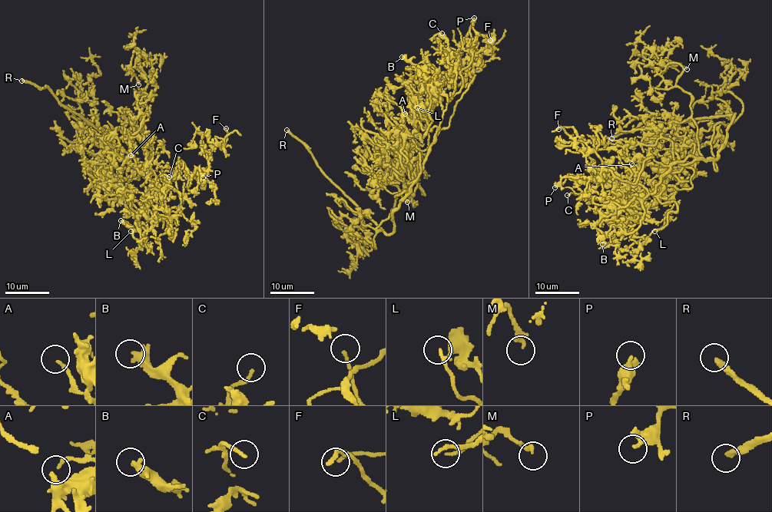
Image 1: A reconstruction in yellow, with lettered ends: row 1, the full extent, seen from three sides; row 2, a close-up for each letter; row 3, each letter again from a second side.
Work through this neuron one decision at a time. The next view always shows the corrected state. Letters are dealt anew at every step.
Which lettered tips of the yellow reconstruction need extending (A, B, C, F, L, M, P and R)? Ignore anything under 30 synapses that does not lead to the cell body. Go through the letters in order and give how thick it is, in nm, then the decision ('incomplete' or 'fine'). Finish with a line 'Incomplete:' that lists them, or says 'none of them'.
A: calibre 170 nm; fine
B: calibre 280 nm; fine
C: calibre 140 nm; fine
F: calibre 140 nm; fine
L: calibre 150 nm; incomplete
M: calibre 190 nm; fine
P: calibre 200 nm; fine
R: calibre 300 nm; incomplete
Incomplete: L, R

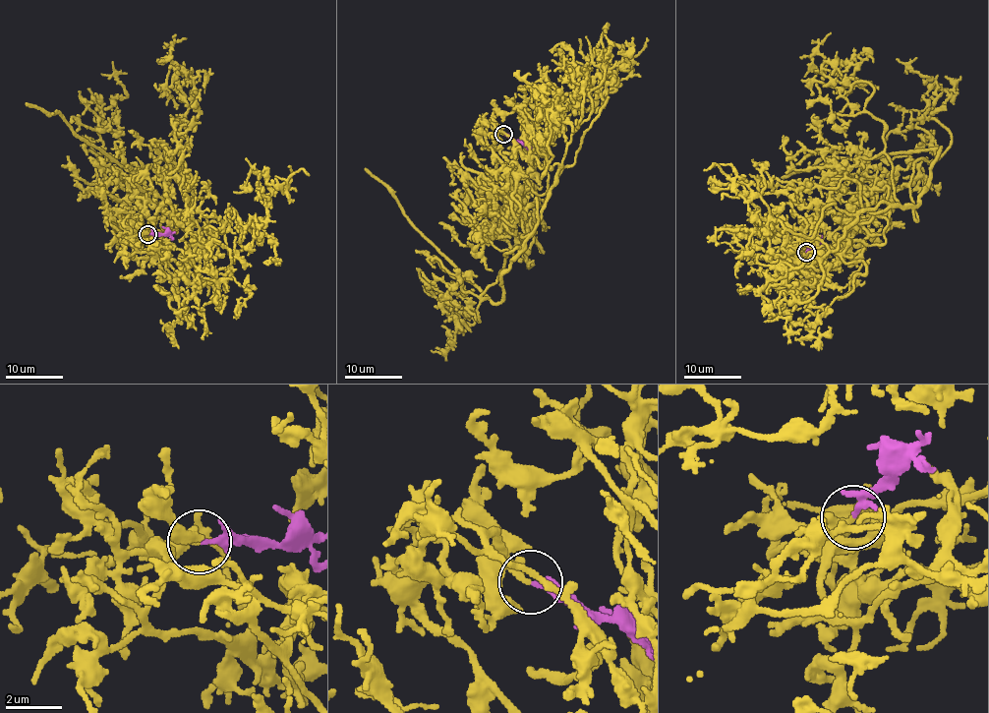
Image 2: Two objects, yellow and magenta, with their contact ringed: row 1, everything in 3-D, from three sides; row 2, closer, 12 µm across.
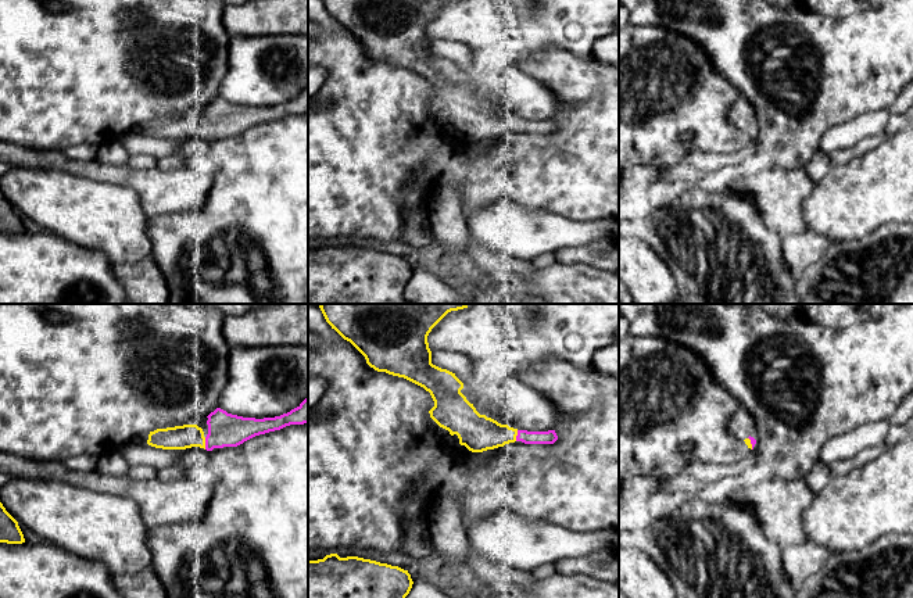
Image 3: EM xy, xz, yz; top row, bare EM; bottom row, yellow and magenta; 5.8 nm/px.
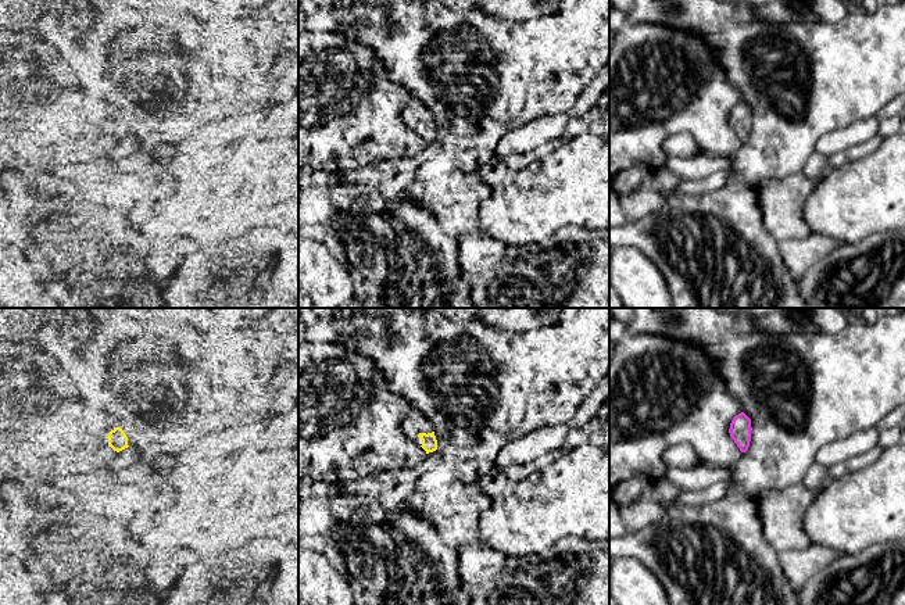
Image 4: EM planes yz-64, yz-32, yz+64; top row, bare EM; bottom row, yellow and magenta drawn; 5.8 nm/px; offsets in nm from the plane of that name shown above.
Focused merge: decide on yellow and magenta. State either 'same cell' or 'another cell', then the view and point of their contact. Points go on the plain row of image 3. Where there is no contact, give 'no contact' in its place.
same cell; meets yellow in xy at (204, 132)

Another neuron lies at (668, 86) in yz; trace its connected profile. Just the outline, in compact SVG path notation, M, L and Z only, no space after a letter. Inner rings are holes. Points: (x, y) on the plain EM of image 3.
M626 25L619 31L619 171L638 164L655 165L665 171L684 162L694 151L733 154L744 148L751 137L728 118L728 108L740 96L738 89L713 69L706 53L691 37L662 25Z

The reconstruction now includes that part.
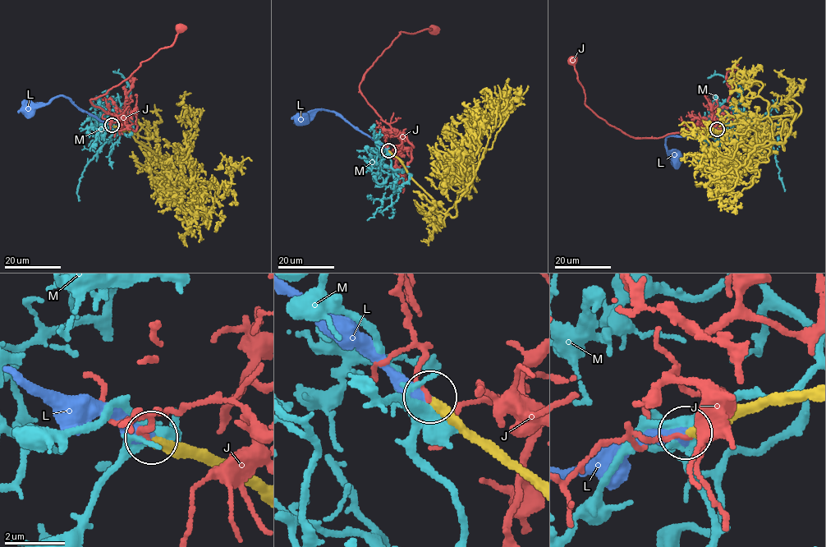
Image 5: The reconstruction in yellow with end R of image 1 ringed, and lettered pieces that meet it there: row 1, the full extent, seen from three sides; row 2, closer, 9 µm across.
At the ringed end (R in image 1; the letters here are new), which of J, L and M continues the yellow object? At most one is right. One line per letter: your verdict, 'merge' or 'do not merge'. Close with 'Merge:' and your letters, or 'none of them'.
J: do not merge
L: merge
M: do not merge
Merge: L

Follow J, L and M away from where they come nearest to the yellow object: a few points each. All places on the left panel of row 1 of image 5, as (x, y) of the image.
J: (111, 126), (121, 112), (122, 116), (107, 113), (91, 98), (169, 47), (180, 29)
L: (112, 125), (78, 108), (68, 98), (61, 96), (52, 98), (30, 112), (28, 109)
M: (112, 126), (119, 125), (128, 114), (132, 130), (130, 135), (112, 135), (84, 167), (77, 190), (78, 200)

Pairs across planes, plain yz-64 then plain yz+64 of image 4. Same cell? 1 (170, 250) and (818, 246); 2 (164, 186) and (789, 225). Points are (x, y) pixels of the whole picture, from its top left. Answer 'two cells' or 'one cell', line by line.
1: one cell
2: one cell

